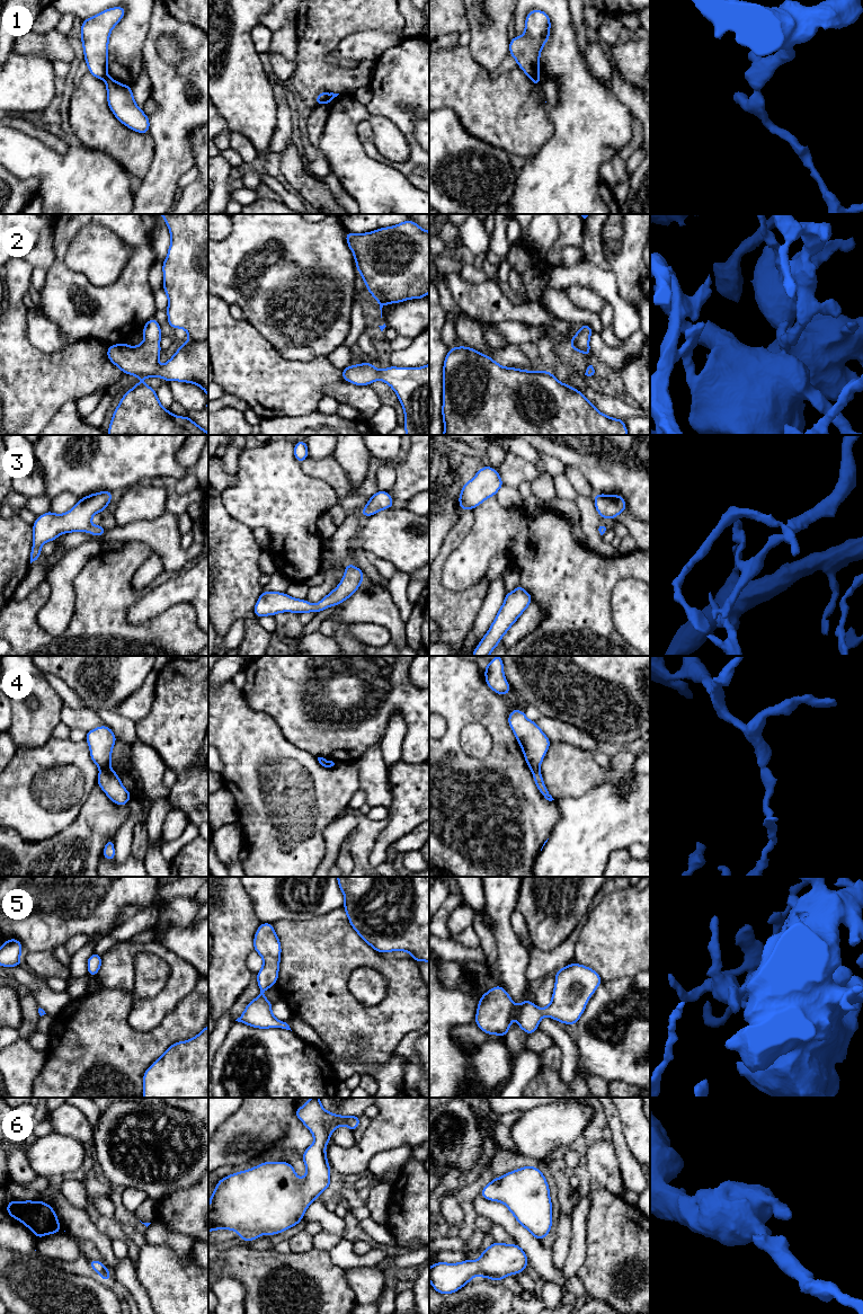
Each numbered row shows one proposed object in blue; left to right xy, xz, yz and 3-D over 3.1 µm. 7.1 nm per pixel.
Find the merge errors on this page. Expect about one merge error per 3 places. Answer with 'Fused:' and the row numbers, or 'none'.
Fused: 1, 4

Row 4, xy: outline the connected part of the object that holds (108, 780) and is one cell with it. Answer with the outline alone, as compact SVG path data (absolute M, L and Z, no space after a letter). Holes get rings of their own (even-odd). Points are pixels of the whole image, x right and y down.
M110 767L100 770L97 784L116 805L124 806L132 797L132 793L123 787L117 773Z

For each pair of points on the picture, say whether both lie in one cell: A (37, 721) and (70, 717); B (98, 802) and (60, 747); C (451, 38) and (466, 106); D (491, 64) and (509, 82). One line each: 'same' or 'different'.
A: different
B: different
C: different
D: different

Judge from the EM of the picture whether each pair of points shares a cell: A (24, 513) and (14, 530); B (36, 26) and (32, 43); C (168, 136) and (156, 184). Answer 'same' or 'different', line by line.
A: different
B: different
C: same

